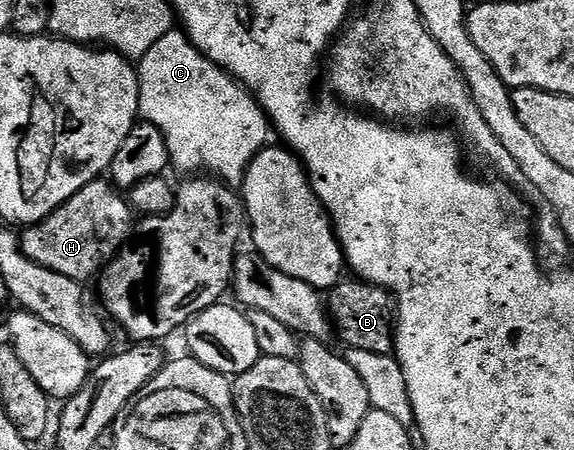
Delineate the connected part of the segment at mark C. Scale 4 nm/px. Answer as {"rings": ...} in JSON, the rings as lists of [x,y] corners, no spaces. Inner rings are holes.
{"rings":[[[182,30],[162,34],[138,62],[140,73],[140,116],[162,130],[173,169],[184,174],[211,174],[229,186],[240,186],[251,160],[269,143],[270,121],[256,97],[214,62],[204,57]]]}

